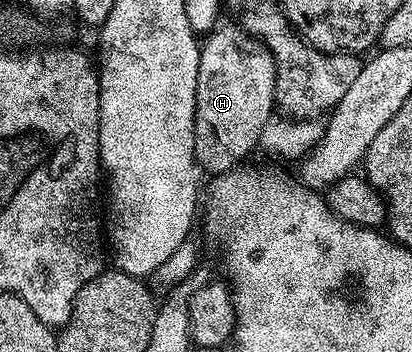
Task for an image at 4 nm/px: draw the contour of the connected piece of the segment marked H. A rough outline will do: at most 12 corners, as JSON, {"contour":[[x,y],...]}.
{"contour":[[240,25],[200,43],[195,152],[238,169],[275,114],[273,53]]}

